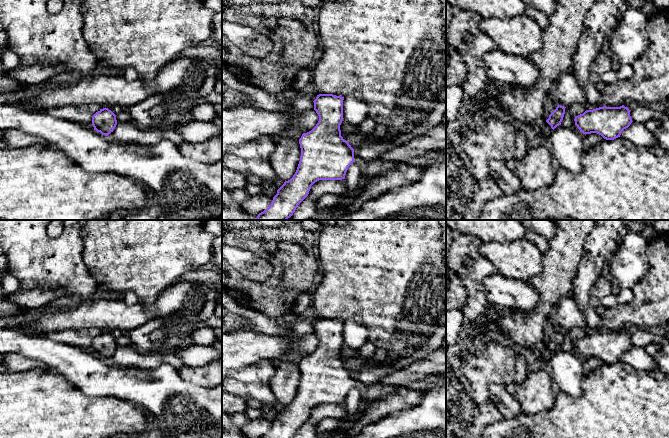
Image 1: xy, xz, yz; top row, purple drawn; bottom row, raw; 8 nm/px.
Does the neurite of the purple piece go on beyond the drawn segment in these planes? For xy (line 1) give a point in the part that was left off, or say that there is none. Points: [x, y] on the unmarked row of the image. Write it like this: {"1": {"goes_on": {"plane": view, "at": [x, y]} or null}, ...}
{"1": {"goes_on": null}}

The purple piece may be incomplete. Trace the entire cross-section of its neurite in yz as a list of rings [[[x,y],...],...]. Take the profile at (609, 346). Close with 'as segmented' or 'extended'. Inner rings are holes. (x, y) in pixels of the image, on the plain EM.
[[[599,331],[586,334],[575,341],[575,349],[583,358],[597,357],[606,364],[620,361],[622,355],[633,346],[628,331]]]; as segmented

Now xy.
[[[108,332],[100,333],[92,341],[94,354],[108,360],[117,349],[116,339]]]; as segmented

